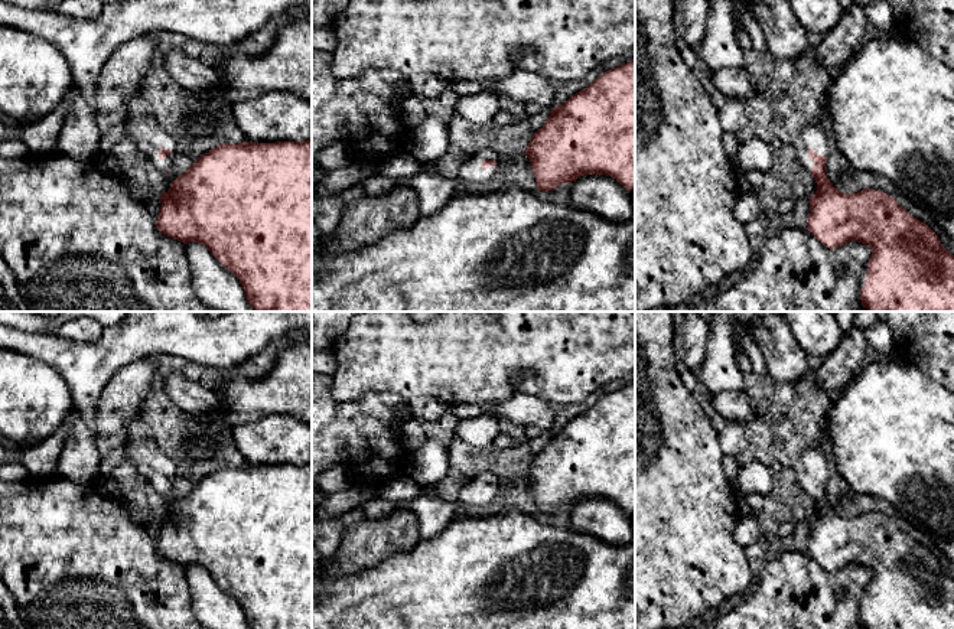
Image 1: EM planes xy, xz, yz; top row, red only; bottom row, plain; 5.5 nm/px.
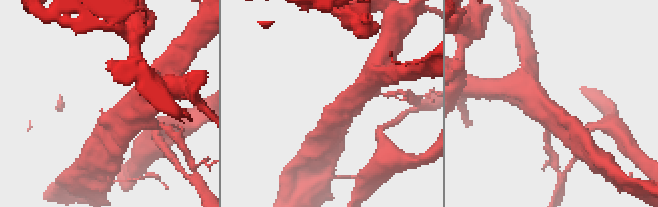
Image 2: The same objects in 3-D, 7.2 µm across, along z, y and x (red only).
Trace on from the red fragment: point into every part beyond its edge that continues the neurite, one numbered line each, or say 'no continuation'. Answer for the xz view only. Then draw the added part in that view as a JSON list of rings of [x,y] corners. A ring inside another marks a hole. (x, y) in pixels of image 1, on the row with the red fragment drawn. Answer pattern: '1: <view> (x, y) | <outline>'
1: xz (471, 170) | [[[482,150],[465,160],[459,166],[458,182],[463,183],[482,183],[495,176],[496,166],[489,166],[486,170],[482,169],[483,160],[496,162],[496,156],[492,150]]]

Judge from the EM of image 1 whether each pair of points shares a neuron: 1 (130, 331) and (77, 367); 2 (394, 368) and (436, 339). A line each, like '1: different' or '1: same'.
1: same
2: same

